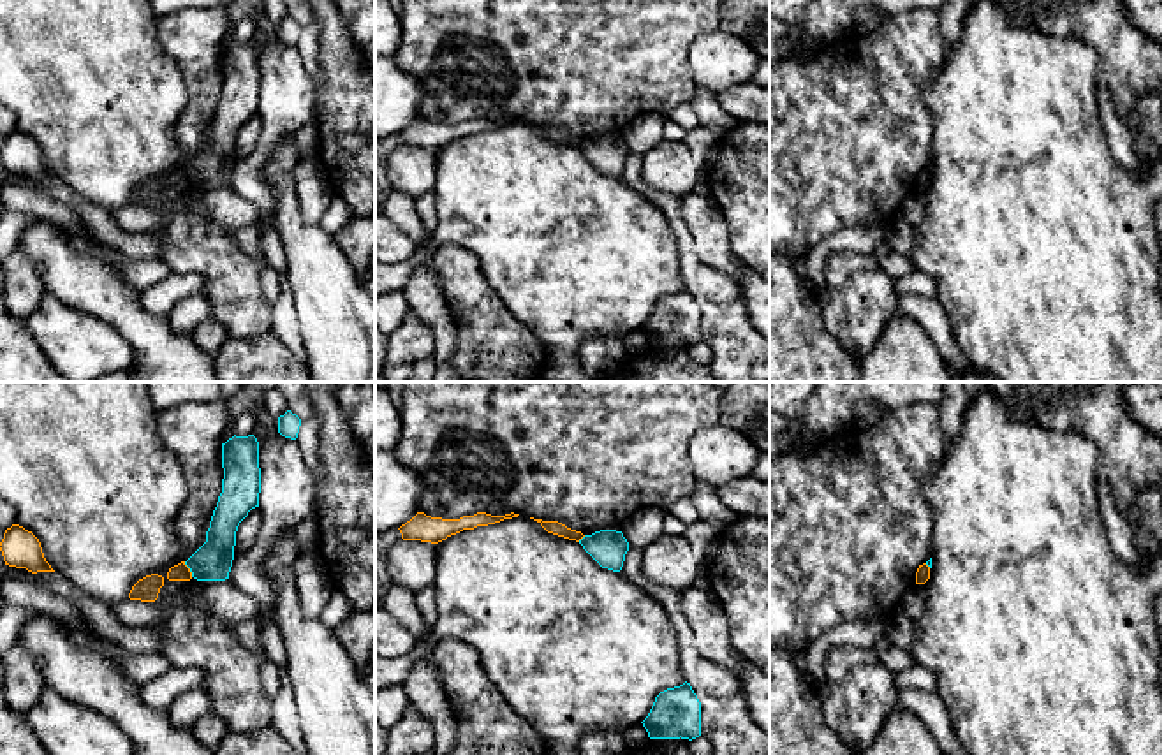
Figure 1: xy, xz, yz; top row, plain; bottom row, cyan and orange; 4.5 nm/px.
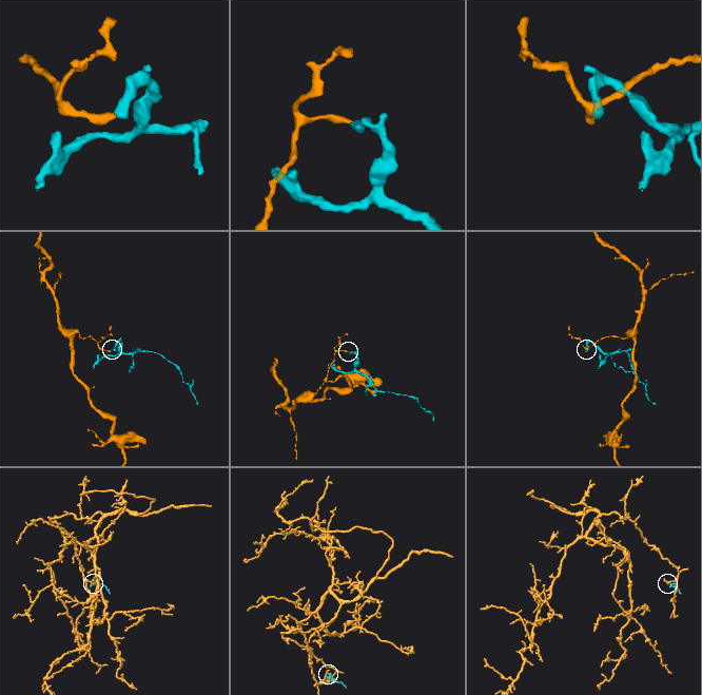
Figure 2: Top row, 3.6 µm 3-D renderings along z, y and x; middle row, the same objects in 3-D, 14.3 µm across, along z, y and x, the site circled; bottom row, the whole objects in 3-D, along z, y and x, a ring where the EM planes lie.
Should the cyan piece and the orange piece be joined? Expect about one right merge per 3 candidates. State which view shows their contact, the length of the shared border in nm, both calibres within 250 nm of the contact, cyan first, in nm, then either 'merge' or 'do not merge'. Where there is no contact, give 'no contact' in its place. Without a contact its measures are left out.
contact in xy; length 80 nm; calibres 180 and 80 nm; do not merge

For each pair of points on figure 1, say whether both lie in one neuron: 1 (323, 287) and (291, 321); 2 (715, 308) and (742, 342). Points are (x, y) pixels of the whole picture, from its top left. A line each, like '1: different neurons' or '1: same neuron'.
1: different neurons
2: same neuron

